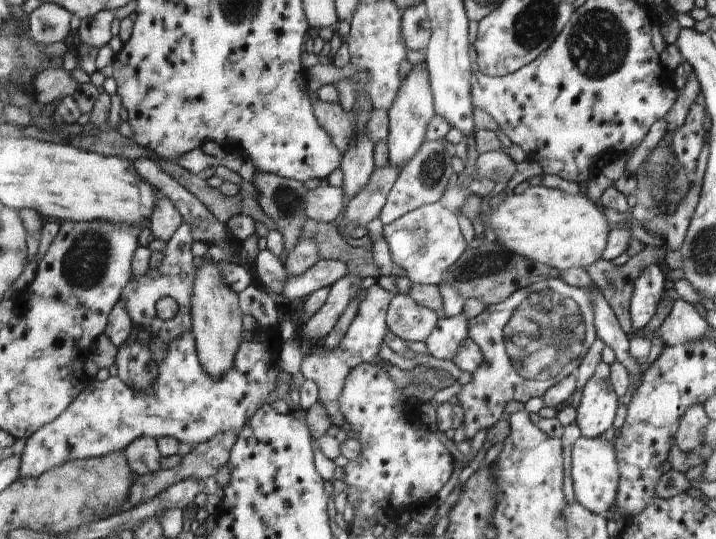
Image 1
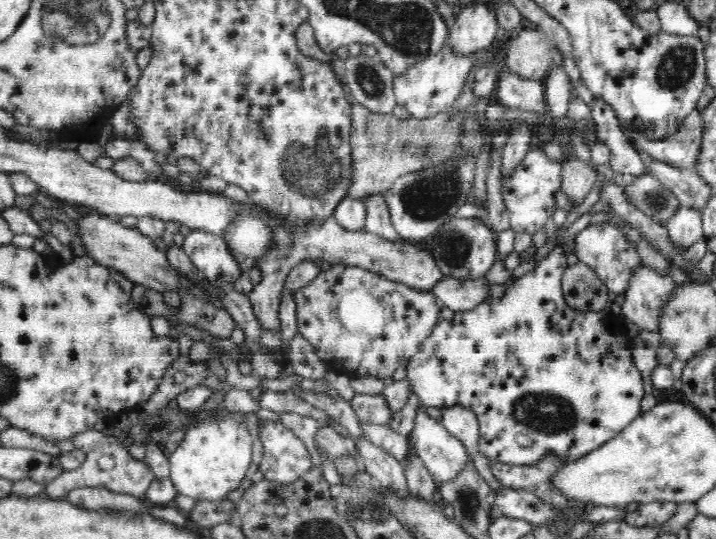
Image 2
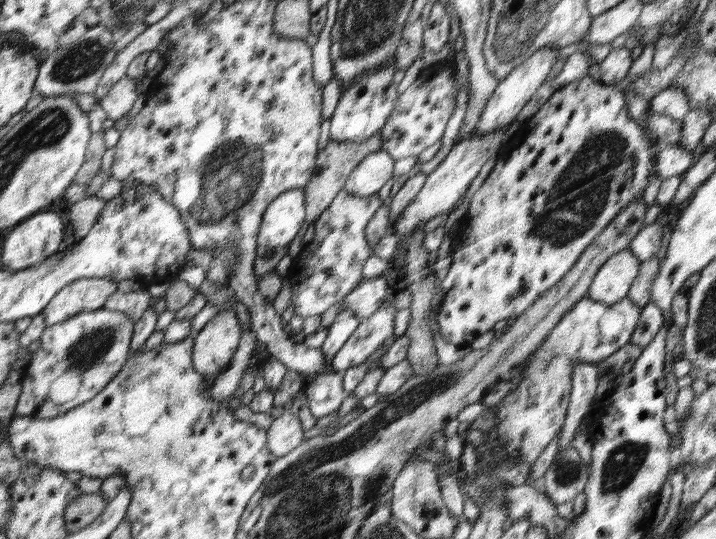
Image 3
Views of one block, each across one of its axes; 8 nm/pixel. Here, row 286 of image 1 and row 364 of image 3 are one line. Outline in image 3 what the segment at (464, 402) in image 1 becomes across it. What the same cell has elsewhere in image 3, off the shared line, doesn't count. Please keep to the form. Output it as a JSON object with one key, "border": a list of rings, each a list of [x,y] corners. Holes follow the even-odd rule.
{"border":[[[585,297],[578,300],[578,304],[572,306],[570,312],[566,312],[553,326],[552,330],[544,337],[544,340],[527,356],[527,363],[523,368],[523,377],[519,383],[503,399],[495,404],[495,420],[497,420],[497,438],[506,443],[508,458],[518,458],[518,462],[528,462],[533,465],[541,456],[541,453],[549,446],[552,439],[559,434],[565,424],[565,416],[568,414],[569,396],[571,393],[572,369],[575,362],[596,363],[608,358],[629,343],[632,331],[640,318],[644,307],[638,307],[626,298],[621,303],[612,305],[598,304],[594,300]]]}

